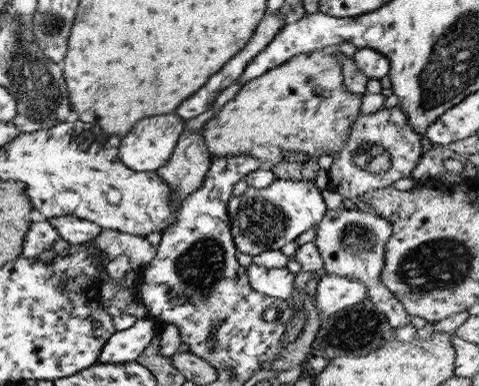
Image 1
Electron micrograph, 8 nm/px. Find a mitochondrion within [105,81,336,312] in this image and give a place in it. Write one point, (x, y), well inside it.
(264, 222)

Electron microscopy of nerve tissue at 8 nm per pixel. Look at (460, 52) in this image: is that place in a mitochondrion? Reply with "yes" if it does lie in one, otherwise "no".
yes

